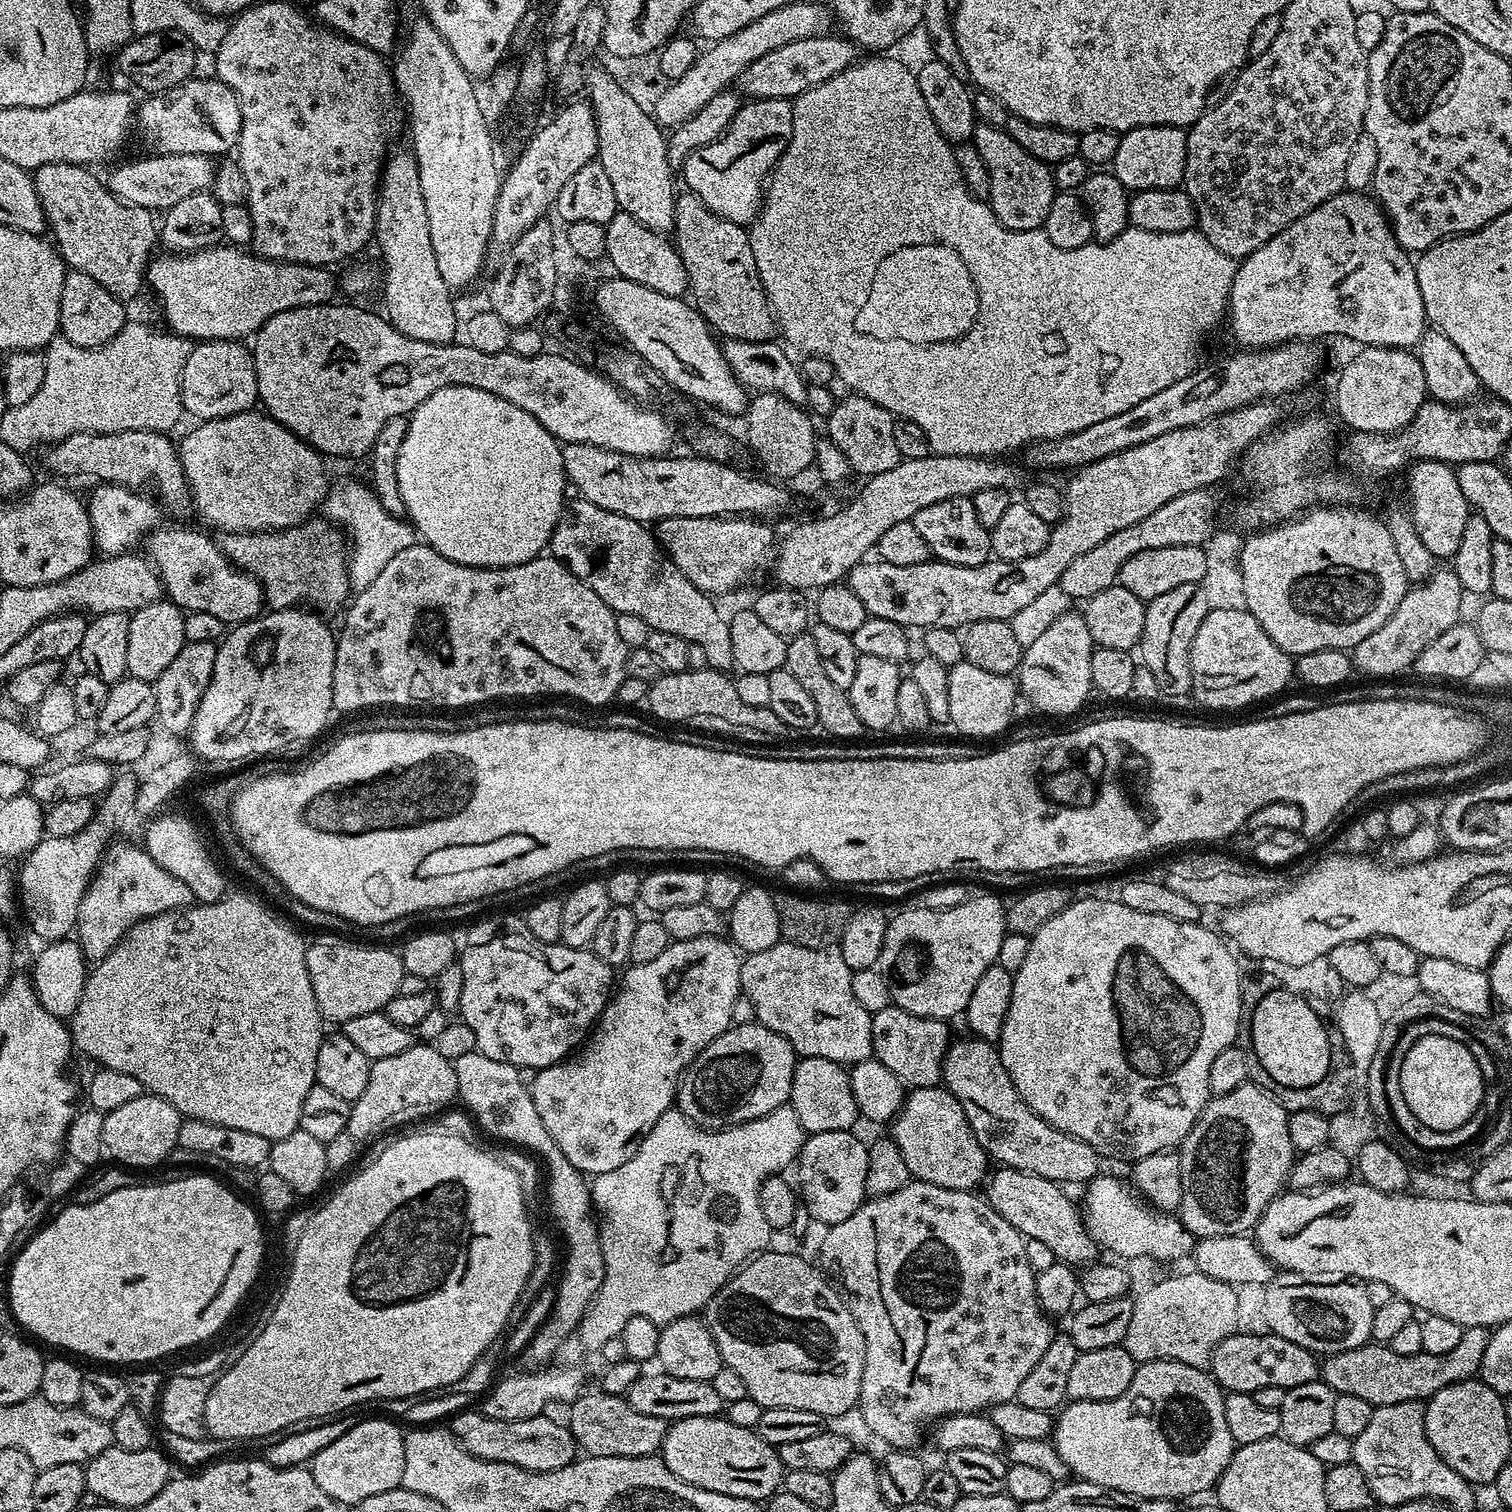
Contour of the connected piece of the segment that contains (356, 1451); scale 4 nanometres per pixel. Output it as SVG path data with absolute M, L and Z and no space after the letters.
M361 1419L359 1424L346 1434L334 1440L310 1461L310 1471L314 1482L326 1490L326 1494L337 1505L361 1504L374 1494L386 1494L400 1487L402 1465L406 1463L404 1432L392 1420Z

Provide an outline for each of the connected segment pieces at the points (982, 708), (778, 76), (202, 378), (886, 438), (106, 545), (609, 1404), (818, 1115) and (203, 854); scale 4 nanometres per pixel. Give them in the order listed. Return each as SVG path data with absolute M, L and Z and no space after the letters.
M963 659L960 664L949 667L950 678L950 718L948 724L961 732L961 737L996 736L1012 724L1012 715L1016 712L1018 684L1012 676L990 674L969 660Z
M832 35L798 38L798 42L786 42L786 46L778 46L778 50L762 54L762 58L754 58L754 62L750 62L750 66L746 66L746 70L742 70L742 74L736 79L735 87L745 97L754 100L792 100L814 86L822 86L822 82L842 74L842 70L851 68L858 60L857 45L843 35Z
M205 340L193 347L186 366L182 366L180 397L185 413L197 416L197 421L217 420L239 412L251 412L257 407L258 378L256 357L244 349L243 343L235 340Z
M848 394L848 397L837 399L834 410L826 418L828 424L827 439L842 454L846 454L846 462L853 473L860 478L870 478L874 474L883 474L898 466L902 459L900 444L896 441L897 417L887 412L878 402L865 396Z
M100 482L95 485L89 496L86 496L88 517L92 523L92 542L97 553L104 556L118 556L141 543L148 533L161 527L161 505L151 495L140 490L124 488L120 484Z
M593 1390L592 1393L581 1394L571 1401L566 1417L569 1430L574 1434L577 1445L584 1448L592 1456L613 1456L613 1458L634 1458L635 1456L651 1456L659 1453L664 1446L668 1433L669 1421L662 1418L650 1418L650 1414L638 1414L634 1406L630 1406L624 1396L608 1396L605 1392Z
M805 1056L797 1059L794 1078L792 1079L790 1106L794 1110L794 1114L798 1114L798 1122L803 1126L805 1133L846 1132L857 1127L855 1124L860 1116L860 1111L854 1100L854 1090L850 1086L848 1074L849 1069L845 1065L838 1062L830 1062L830 1058Z
M161 813L147 821L143 847L162 869L173 874L191 890L197 903L209 904L227 895L228 886L223 874L208 852L193 822L180 814Z

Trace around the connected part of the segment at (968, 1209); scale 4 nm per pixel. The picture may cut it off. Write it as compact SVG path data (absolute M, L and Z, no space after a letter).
M913 1179L906 1186L902 1186L900 1190L894 1190L894 1194L886 1194L885 1196L874 1196L865 1199L862 1206L858 1206L858 1210L854 1210L854 1214L850 1214L850 1218L846 1218L846 1222L838 1222L831 1225L827 1229L828 1232L824 1236L824 1241L820 1244L820 1260L819 1263L826 1269L827 1275L834 1278L838 1285L839 1291L842 1293L848 1308L852 1311L852 1316L858 1322L858 1326L862 1330L862 1338L866 1346L866 1358L864 1359L864 1369L862 1370L862 1386L860 1387L860 1402L858 1405L858 1413L864 1419L864 1424L877 1436L880 1440L888 1443L887 1447L892 1450L916 1450L919 1449L920 1439L924 1436L924 1427L935 1425L944 1419L945 1416L953 1416L954 1414L966 1414L967 1412L984 1412L991 1410L995 1404L1001 1404L1007 1400L1015 1400L1018 1394L1018 1386L1022 1386L1022 1381L1026 1378L1026 1374L1030 1374L1030 1370L1034 1370L1034 1365L1038 1363L1038 1358L1042 1358L1042 1354L1046 1354L1046 1346L1050 1346L1054 1335L1052 1329L1053 1321L1047 1312L1040 1307L1038 1298L1036 1297L1036 1273L1030 1266L1030 1261L1026 1259L1026 1246L1024 1245L1025 1237L1018 1230L1014 1230L1014 1226L1010 1226L1010 1222L1006 1222L1006 1218L1002 1218L1002 1214L998 1214L989 1206L987 1199L983 1195L977 1194L975 1191L963 1192L962 1190L950 1190L946 1186L934 1186L930 1182L922 1182Z

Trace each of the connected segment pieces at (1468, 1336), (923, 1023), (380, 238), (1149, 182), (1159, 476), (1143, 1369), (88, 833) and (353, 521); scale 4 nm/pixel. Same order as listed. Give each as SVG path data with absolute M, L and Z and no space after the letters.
M1466 1328L1458 1346L1447 1354L1426 1354L1419 1352L1413 1356L1394 1354L1394 1350L1380 1342L1369 1342L1354 1350L1342 1350L1322 1360L1322 1379L1337 1394L1354 1394L1354 1398L1366 1398L1374 1406L1397 1404L1418 1400L1427 1401L1428 1397L1438 1394L1451 1384L1471 1380L1480 1371L1482 1354L1486 1354L1487 1328Z
M895 1006L872 1013L872 1055L886 1070L898 1074L909 1089L934 1088L944 1079L944 1059L948 1053L949 1025L942 1020L915 1016Z
M411 151L400 152L385 163L376 198L375 243L380 243L380 256L384 259L384 308L387 320L406 338L418 338L418 342L450 344L458 336L456 304L452 301L453 289L442 282L438 262L434 262L434 246L430 242L430 221L426 219L426 198L422 198L420 175L415 155Z
M1142 126L1123 133L1118 142L1118 154L1114 154L1110 171L1122 182L1129 193L1142 190L1170 190L1180 188L1186 170L1185 129L1174 126Z
M1261 402L1218 414L1218 418L1210 418L1198 426L1170 430L1170 434L1161 434L1150 442L1142 442L1142 446L1130 446L1130 450L1122 450L1110 458L1102 458L1098 462L1090 462L1084 468L1075 469L1069 475L1072 477L1068 480L1068 488L1063 489L1064 517L1049 531L1046 546L1042 546L1042 550L1038 550L1034 558L989 562L978 566L954 566L935 558L929 558L918 566L894 566L872 558L855 564L846 577L847 586L851 592L858 594L869 616L890 618L890 622L898 622L907 629L960 630L983 620L1011 621L1012 616L1024 609L1031 600L1038 598L1038 594L1059 584L1070 562L1075 562L1082 554L1086 554L1086 550L1094 550L1098 542L1106 542L1110 534L1123 530L1125 526L1134 526L1134 522L1142 522L1142 518L1154 514L1158 506L1166 506L1166 502L1170 502L1170 498L1178 498L1178 494L1216 486L1231 468L1233 471L1234 465L1255 440L1261 440L1267 432L1281 423L1282 417L1274 405L1272 402Z
M1155 1360L1149 1364L1141 1364L1137 1367L1130 1386L1126 1386L1126 1394L1118 1398L1110 1398L1102 1402L1090 1402L1089 1400L1074 1400L1065 1403L1059 1409L1054 1420L1054 1443L1058 1454L1062 1454L1062 1462L1066 1462L1069 1473L1073 1477L1094 1482L1098 1486L1106 1486L1114 1490L1122 1490L1126 1494L1134 1494L1138 1498L1162 1498L1173 1502L1180 1502L1183 1496L1196 1496L1199 1492L1215 1489L1220 1480L1220 1475L1226 1470L1234 1451L1234 1441L1230 1430L1226 1426L1226 1414L1224 1413L1224 1397L1219 1384L1203 1368L1195 1368L1186 1362L1177 1360Z
M120 770L113 775L112 784L105 790L104 795L99 797L92 821L82 830L78 830L78 834L70 838L47 837L19 861L18 904L22 909L22 916L24 912L28 919L33 934L44 940L40 942L67 940L73 935L78 906L110 841L115 837L112 835L127 822L128 816L131 817L134 813L141 777L132 772L135 771Z
M356 480L331 481L328 495L324 497L322 516L331 520L346 533L348 550L348 586L353 593L366 590L378 574L406 546L417 543L418 536L407 519L386 512L373 489Z

